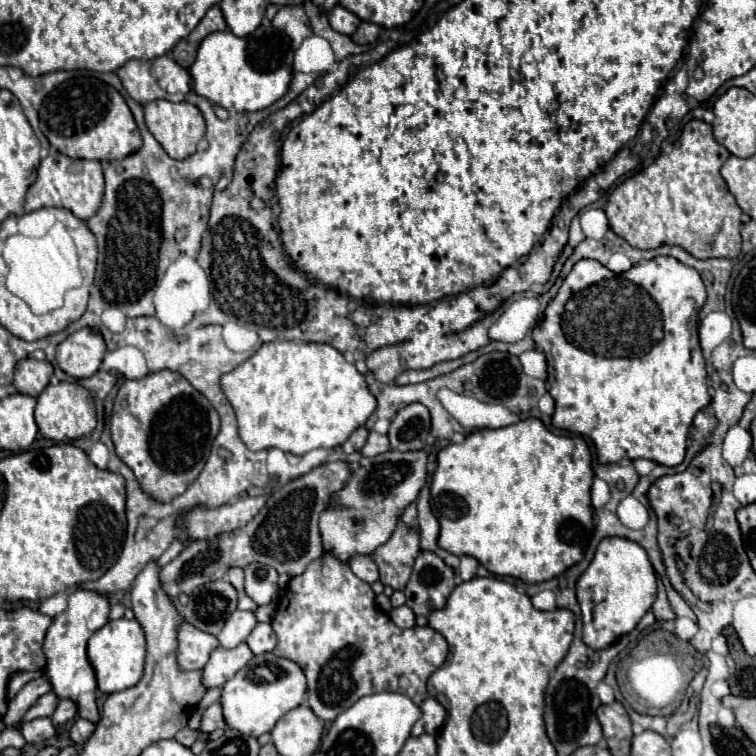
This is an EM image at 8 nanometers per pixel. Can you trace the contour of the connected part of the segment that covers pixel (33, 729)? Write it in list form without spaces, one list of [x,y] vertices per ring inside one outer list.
[[[40,717],[40,719],[34,719],[30,723],[24,723],[20,733],[24,735],[24,739],[28,743],[42,743],[56,733],[56,727],[54,727],[50,717]]]

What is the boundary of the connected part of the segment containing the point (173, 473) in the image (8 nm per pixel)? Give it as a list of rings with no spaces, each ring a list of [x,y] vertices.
[[[170,369],[126,381],[114,399],[110,433],[116,455],[134,471],[142,491],[158,503],[170,503],[196,481],[218,429],[220,419],[210,401]]]

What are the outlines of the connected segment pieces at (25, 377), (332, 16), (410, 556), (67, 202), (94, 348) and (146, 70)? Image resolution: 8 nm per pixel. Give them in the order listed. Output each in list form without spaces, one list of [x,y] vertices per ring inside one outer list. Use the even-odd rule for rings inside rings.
[[[28,357],[16,365],[14,387],[22,395],[38,397],[48,385],[50,377],[52,377],[52,365],[48,361],[38,361]]]
[[[336,5],[328,13],[328,21],[330,21],[332,29],[342,35],[352,35],[356,31],[356,27],[360,25],[360,19],[354,13],[350,13],[348,9],[344,9],[342,5]]]
[[[398,519],[398,525],[390,539],[376,547],[376,551],[370,555],[380,571],[380,581],[384,585],[390,585],[394,591],[404,591],[416,555],[420,553],[420,531],[416,527],[408,527],[402,519]]]
[[[50,149],[50,155],[40,163],[36,183],[28,189],[26,211],[30,213],[40,207],[64,207],[72,211],[78,219],[88,221],[100,209],[102,195],[104,195],[104,175],[98,161],[72,159],[58,153],[56,149]]]
[[[80,329],[66,337],[56,351],[56,361],[60,369],[76,379],[92,377],[102,363],[106,353],[106,343],[96,329]]]
[[[168,55],[156,57],[152,61],[130,59],[124,67],[120,67],[116,71],[116,75],[120,77],[120,81],[122,81],[124,89],[128,91],[128,95],[132,99],[136,99],[136,103],[140,103],[140,105],[146,105],[146,103],[156,101],[156,99],[166,99],[166,101],[178,103],[178,101],[184,101],[186,93],[190,91],[190,75],[188,75],[188,71],[184,67],[180,67]]]

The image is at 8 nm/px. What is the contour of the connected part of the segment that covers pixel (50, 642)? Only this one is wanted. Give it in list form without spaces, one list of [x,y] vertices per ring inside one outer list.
[[[76,589],[68,595],[68,607],[52,619],[52,625],[44,639],[44,653],[48,657],[46,675],[52,681],[54,693],[58,695],[58,699],[74,699],[78,703],[80,717],[88,719],[94,725],[100,721],[98,707],[94,701],[96,675],[86,655],[86,645],[88,645],[88,639],[110,621],[108,615],[110,615],[110,603],[102,593]]]

